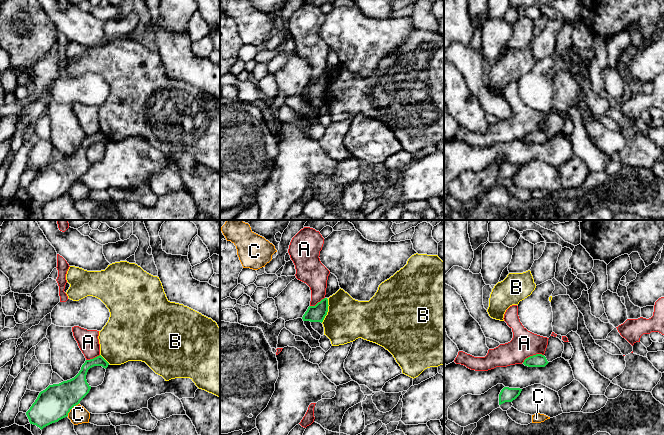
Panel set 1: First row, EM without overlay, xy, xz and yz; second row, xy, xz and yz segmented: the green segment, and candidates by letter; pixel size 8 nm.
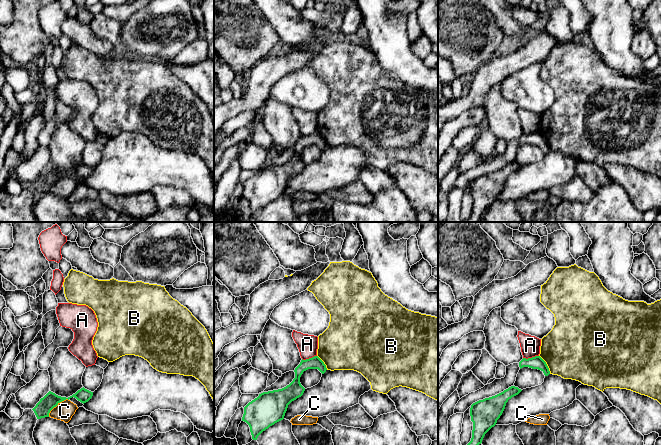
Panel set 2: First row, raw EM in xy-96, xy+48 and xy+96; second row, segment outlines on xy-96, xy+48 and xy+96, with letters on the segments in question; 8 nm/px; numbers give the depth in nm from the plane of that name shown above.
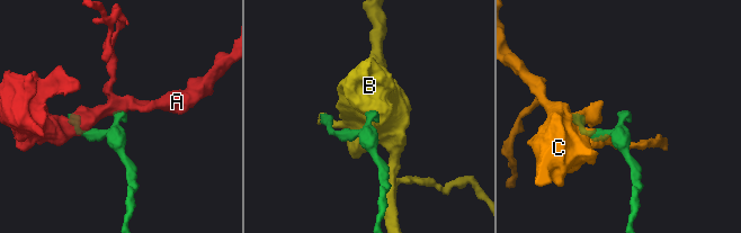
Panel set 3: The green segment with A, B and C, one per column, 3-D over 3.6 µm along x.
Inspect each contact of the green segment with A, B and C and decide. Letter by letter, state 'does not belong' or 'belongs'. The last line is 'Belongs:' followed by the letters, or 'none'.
A: does not belong
B: does not belong
C: does not belong
Belongs: none

